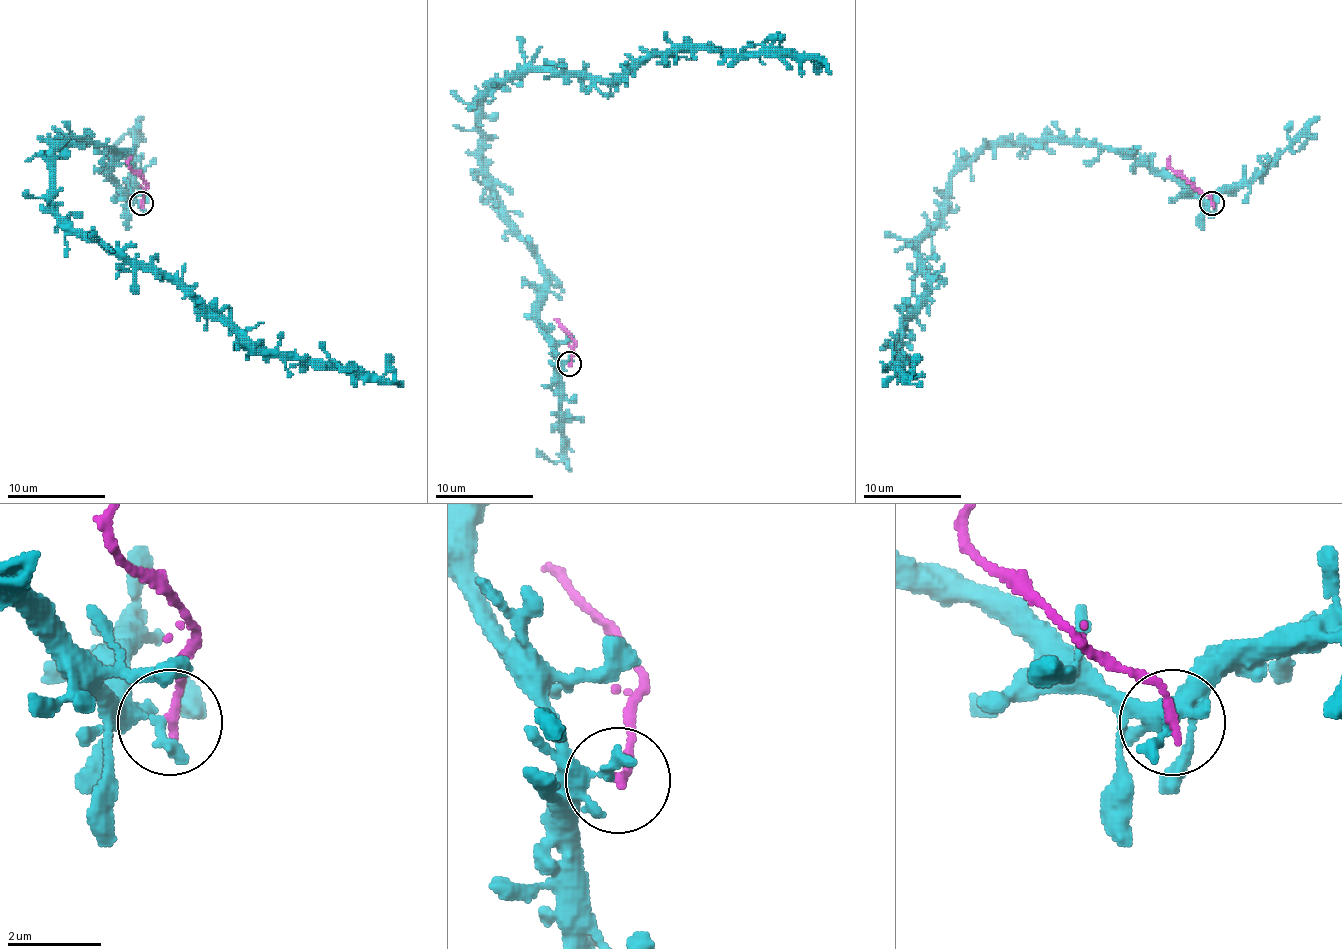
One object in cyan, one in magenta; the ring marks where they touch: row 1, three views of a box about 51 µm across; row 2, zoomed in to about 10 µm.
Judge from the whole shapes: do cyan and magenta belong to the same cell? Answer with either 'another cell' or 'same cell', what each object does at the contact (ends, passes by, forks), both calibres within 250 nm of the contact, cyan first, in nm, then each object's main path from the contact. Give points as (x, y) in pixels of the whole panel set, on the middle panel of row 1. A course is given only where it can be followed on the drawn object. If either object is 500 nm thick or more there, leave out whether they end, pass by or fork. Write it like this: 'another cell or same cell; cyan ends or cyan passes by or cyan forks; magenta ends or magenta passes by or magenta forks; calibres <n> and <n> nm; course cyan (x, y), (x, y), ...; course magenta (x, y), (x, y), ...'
another cell; cyan ends; magenta ends; calibres 360 and 180 nm; course cyan (569, 363), (480, 160), (480, 101), (529, 71), (623, 79), (694, 49), (831, 74); course magenta (569, 363), (573, 339), (559, 321)

